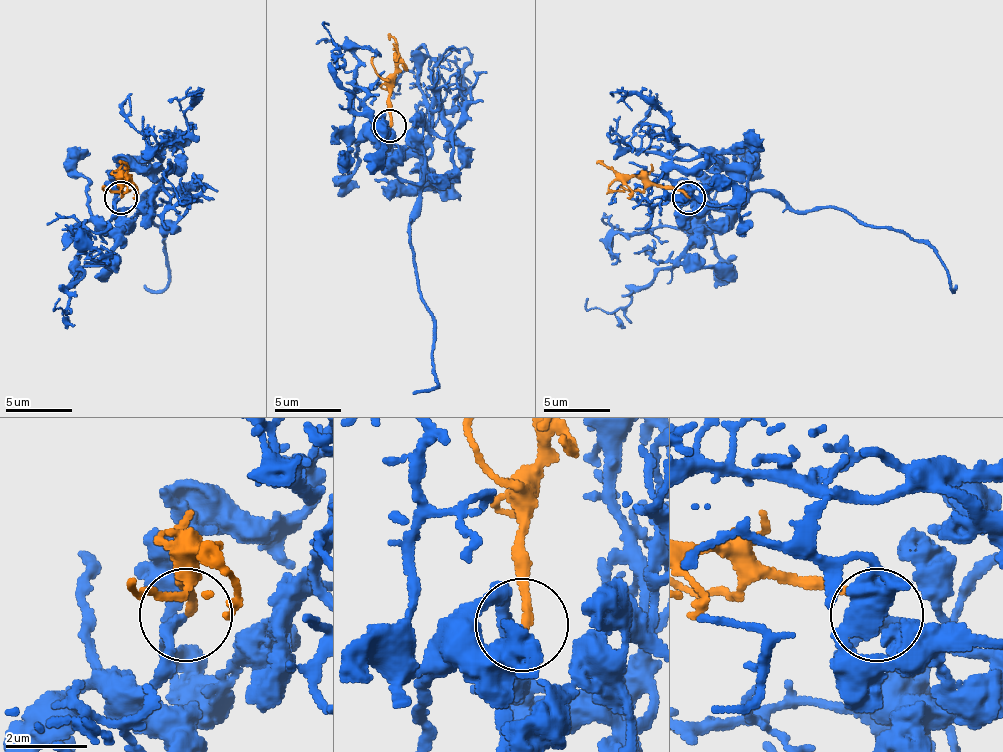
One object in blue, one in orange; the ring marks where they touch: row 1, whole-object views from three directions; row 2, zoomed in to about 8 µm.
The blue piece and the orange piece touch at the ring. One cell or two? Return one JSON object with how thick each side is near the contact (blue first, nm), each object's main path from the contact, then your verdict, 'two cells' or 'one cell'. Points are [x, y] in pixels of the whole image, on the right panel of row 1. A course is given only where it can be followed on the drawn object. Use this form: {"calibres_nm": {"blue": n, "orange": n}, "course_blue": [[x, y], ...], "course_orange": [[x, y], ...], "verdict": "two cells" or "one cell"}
{"calibres_nm": {"blue": 260, "orange": 200}, "course_blue": [[689, 197], [740, 210], [773, 190], [793, 210], [837, 207], [904, 230], [934, 250], [954, 290], [957, 284]], "course_orange": [[689, 197], [612, 173], [595, 160]], "verdict": "one cell"}

